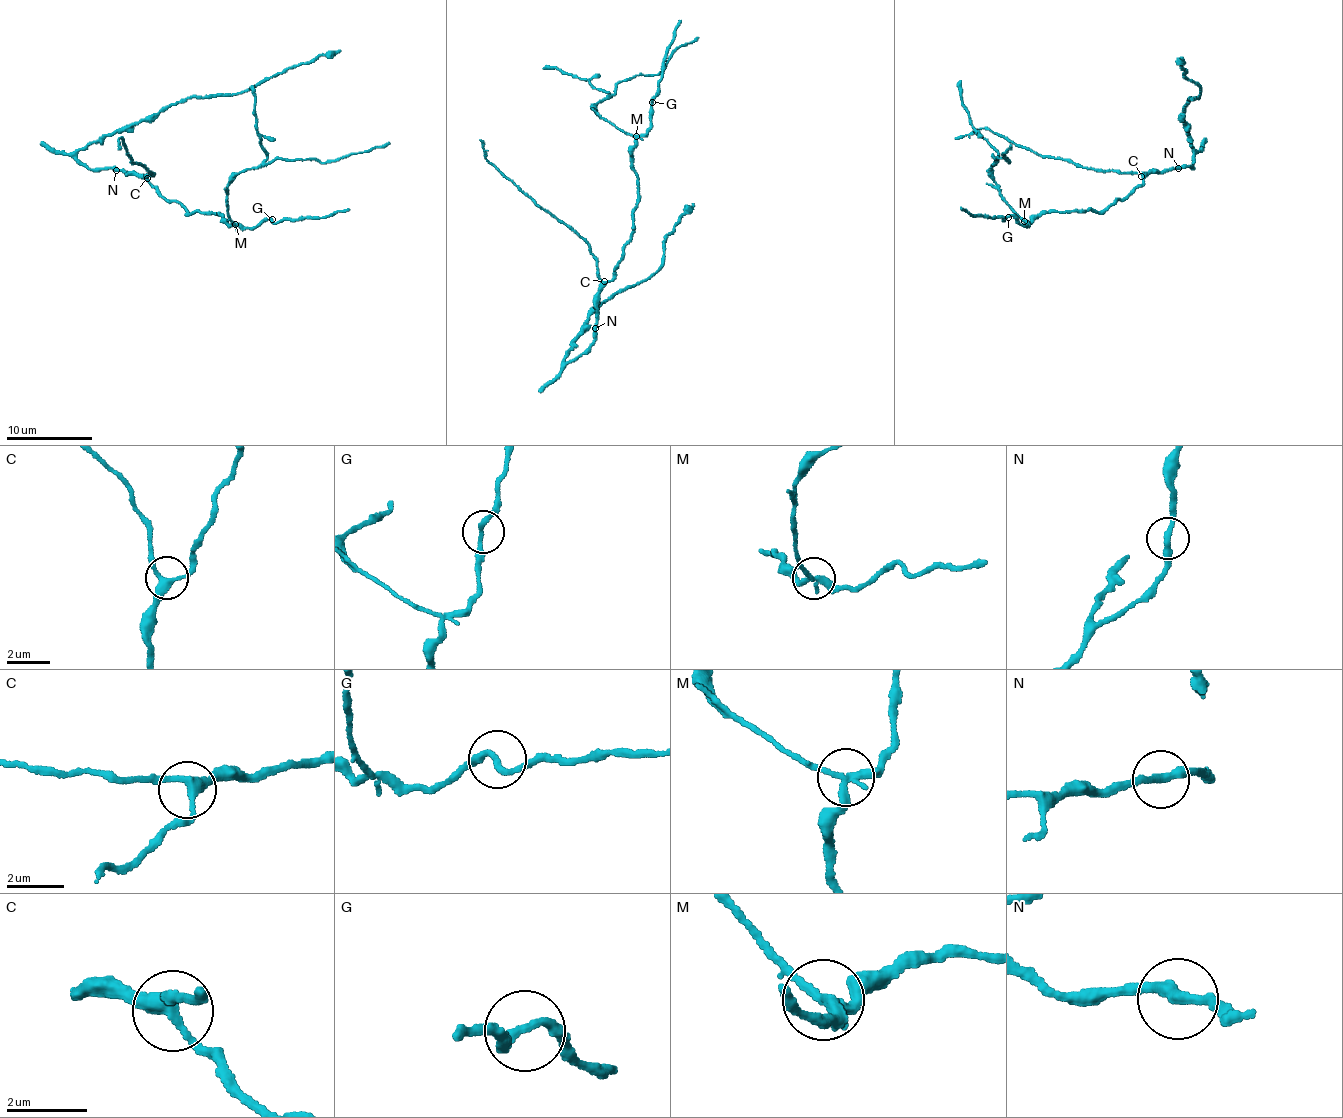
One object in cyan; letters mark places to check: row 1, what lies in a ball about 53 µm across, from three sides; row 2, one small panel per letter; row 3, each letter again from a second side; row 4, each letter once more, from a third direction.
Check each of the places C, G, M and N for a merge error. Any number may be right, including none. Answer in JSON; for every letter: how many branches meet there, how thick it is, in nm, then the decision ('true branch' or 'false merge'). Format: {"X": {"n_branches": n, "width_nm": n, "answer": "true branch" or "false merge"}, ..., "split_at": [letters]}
{"C": {"n_branches": 3, "width_nm": 280, "answer": "true branch"}, "G": {"n_branches": 2, "width_nm": 200, "answer": "true branch"}, "M": {"n_branches": 3, "width_nm": 240, "answer": "false merge"}, "N": {"n_branches": 2, "width_nm": 260, "answer": "true branch"}, "split_at": ["M"]}

